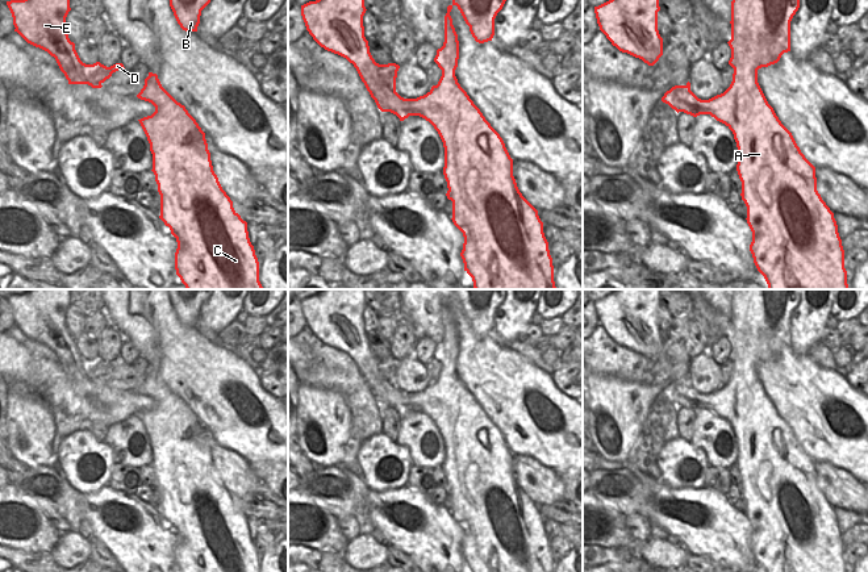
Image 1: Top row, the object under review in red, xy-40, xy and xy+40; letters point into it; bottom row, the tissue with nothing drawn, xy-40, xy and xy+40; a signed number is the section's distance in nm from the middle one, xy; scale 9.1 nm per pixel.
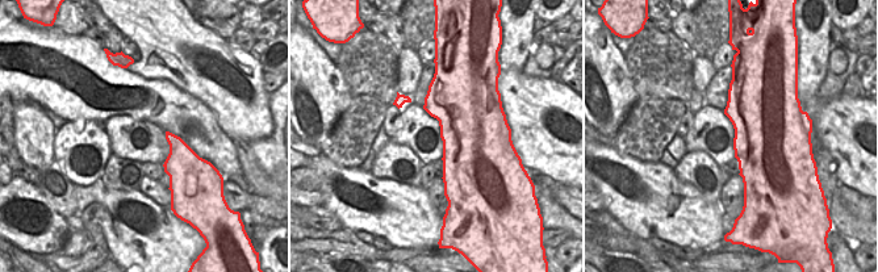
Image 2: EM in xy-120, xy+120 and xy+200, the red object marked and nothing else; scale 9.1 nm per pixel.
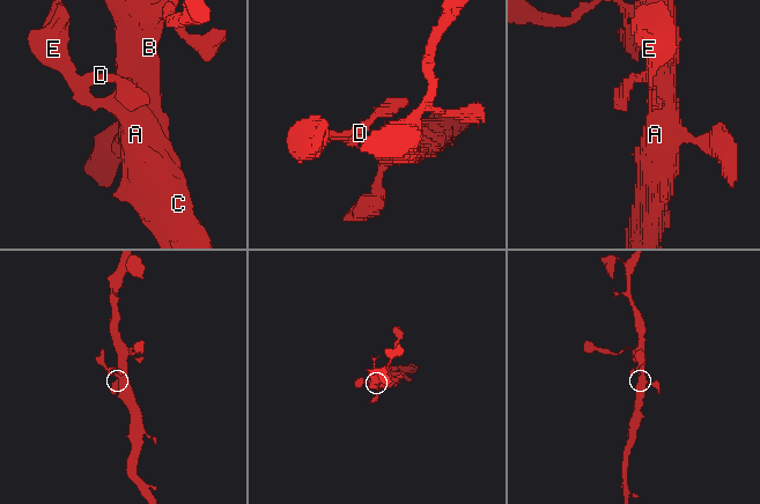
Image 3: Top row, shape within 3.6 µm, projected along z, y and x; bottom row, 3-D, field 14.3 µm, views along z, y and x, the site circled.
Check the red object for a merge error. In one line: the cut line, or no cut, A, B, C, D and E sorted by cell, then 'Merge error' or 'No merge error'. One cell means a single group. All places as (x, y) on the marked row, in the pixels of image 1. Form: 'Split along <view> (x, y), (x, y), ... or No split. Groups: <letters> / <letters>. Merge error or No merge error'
No split. Groups: A B C D E. No merge error.

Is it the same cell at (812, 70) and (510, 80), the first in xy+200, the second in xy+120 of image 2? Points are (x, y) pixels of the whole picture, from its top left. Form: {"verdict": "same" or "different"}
{"verdict": "different"}

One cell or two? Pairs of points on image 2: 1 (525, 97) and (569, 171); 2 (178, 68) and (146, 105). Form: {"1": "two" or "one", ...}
{"1": "one", "2": "two"}

